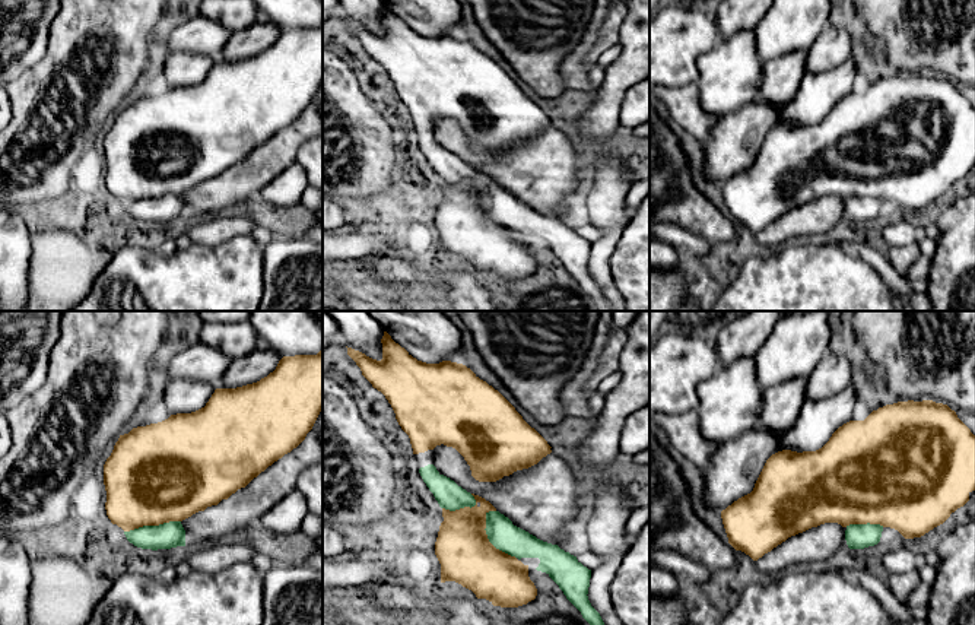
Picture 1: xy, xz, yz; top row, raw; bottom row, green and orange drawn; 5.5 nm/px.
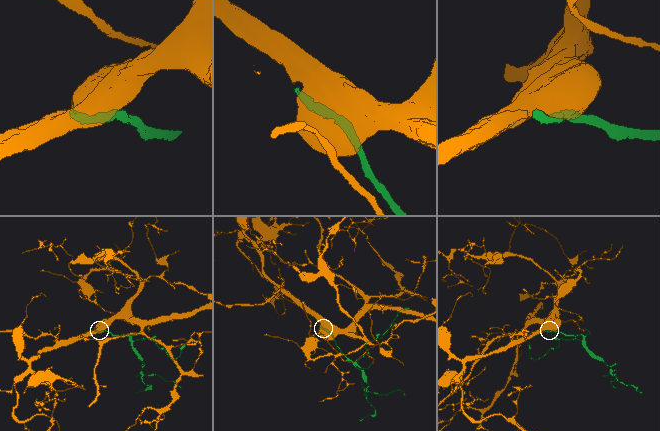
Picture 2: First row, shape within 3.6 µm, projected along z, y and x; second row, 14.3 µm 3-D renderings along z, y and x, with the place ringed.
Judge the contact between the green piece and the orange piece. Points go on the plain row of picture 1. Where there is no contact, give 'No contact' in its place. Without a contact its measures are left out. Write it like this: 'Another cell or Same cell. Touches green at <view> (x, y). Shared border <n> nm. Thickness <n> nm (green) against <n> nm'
Same cell. Touches green at xz (488, 211). Shared border 300 nm. Thickness 160 nm (green) against 300 nm

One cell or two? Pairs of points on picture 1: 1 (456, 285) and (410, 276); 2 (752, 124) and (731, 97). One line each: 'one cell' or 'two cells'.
1: one cell
2: two cells

